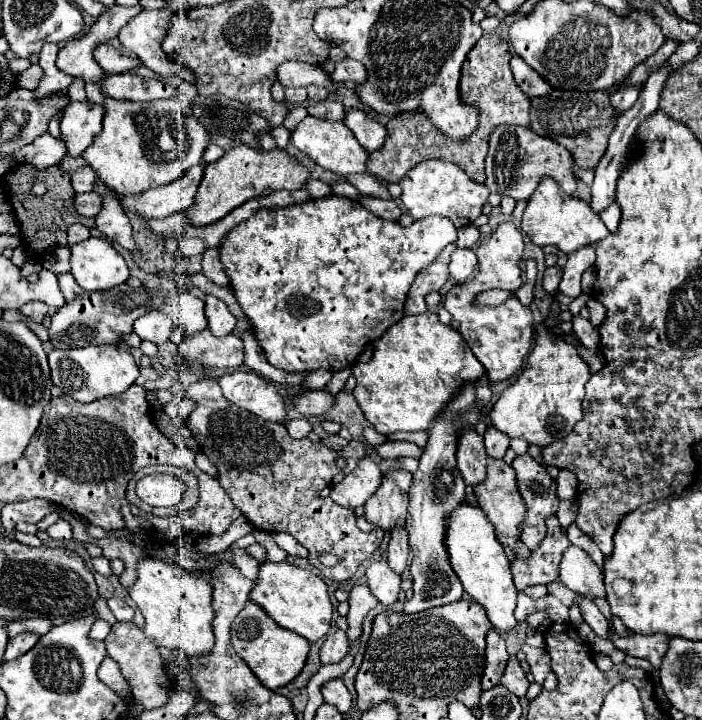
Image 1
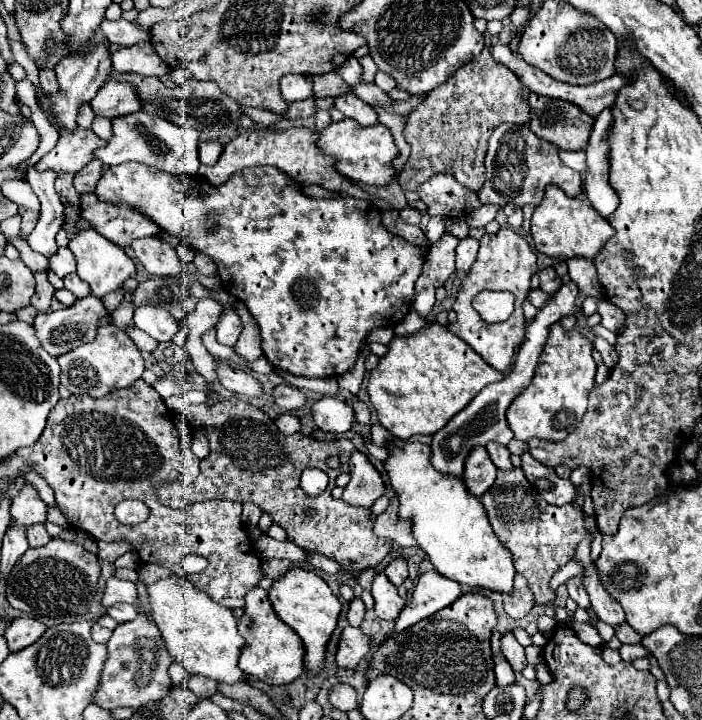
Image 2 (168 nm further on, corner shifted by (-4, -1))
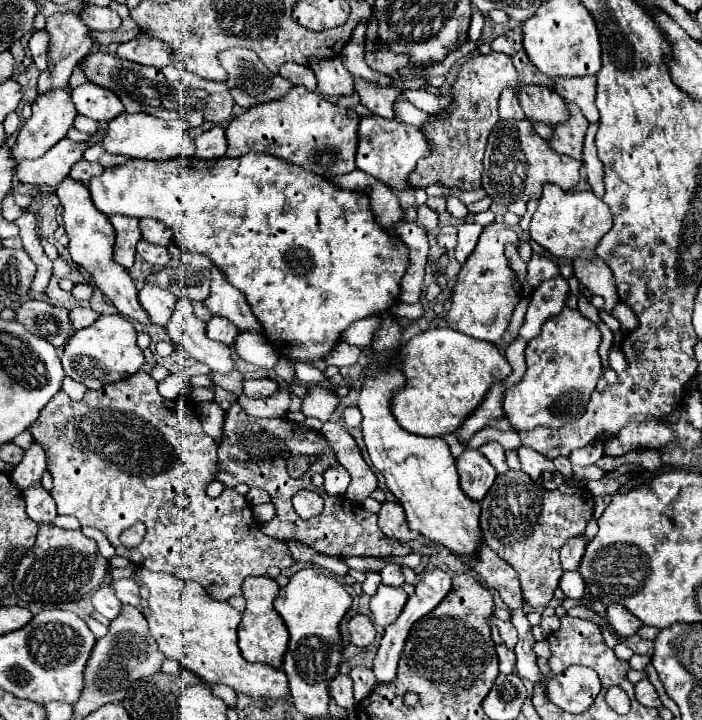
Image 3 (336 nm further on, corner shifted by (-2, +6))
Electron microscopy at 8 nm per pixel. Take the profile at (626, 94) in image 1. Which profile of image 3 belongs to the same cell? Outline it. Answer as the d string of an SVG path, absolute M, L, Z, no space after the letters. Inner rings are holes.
M589 124L585 134L585 146L583 146L583 162L587 168L587 182L591 184L591 190L597 198L603 198L605 186L603 186L603 164L599 162L597 148L595 148L595 132L597 124Z

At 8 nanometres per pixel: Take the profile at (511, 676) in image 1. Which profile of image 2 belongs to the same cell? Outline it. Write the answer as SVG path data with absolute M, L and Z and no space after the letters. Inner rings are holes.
M511 631L503 635L503 639L501 639L501 651L503 651L505 659L511 663L511 667L515 669L515 673L521 673L523 667L527 665L525 649L523 649L523 645L513 637Z

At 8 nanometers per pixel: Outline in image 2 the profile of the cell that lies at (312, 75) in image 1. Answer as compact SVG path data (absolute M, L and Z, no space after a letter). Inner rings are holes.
M361 83L357 87L353 87L353 91L357 97L361 97L365 103L369 105L383 105L383 107L391 107L395 103L395 99L391 99L383 89L379 89L375 83Z

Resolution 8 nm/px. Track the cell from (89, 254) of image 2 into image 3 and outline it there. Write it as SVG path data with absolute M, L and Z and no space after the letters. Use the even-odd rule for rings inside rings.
M65 178L59 186L57 186L57 192L55 192L63 204L63 226L67 230L67 236L69 236L69 254L71 258L91 276L91 284L105 296L113 302L113 306L137 320L139 324L151 324L149 318L145 316L145 310L141 310L139 302L137 302L137 288L135 284L131 282L131 276L129 272L117 264L113 260L113 246L115 246L115 230L109 222L109 218L105 214L101 214L95 206L93 206L93 200L91 200L91 194L87 190L85 184L73 180L73 178Z

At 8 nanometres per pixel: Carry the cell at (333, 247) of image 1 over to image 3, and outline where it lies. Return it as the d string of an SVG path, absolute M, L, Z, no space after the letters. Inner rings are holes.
M271 154L217 160L129 160L93 176L89 192L99 212L159 220L173 230L174 244L182 252L209 256L225 278L245 294L265 340L287 360L325 360L353 322L391 312L399 302L401 278L409 266L409 250L401 238L393 238L377 224L369 196L365 192L339 190L327 184L325 178L281 162Z

